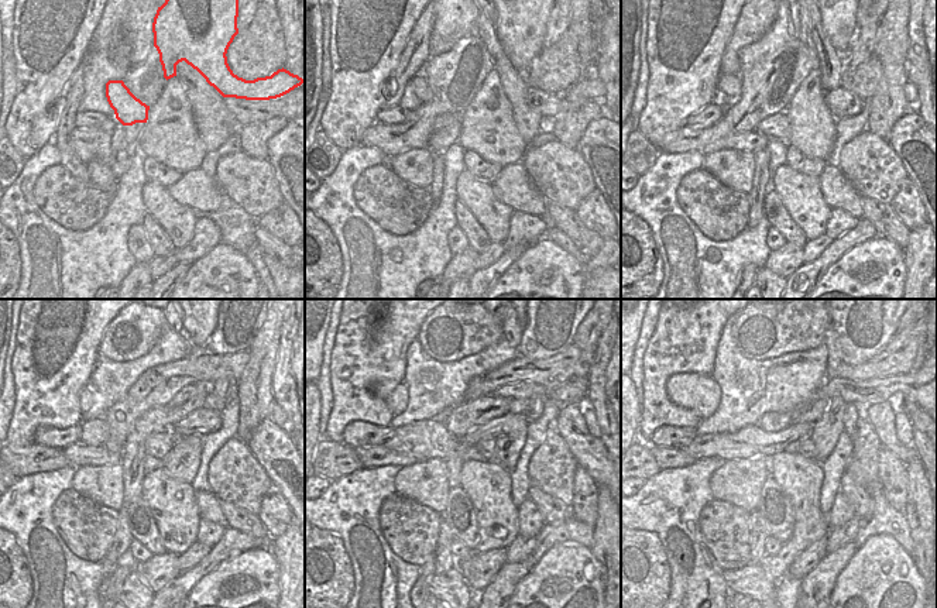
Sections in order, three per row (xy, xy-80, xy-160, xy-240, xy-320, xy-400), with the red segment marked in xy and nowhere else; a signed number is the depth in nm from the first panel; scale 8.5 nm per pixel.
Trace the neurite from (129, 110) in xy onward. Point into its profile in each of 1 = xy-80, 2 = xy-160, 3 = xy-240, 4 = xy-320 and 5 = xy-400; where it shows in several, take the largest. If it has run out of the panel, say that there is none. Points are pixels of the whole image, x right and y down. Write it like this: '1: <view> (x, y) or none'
1: xy-80 (419, 83)
2: xy-160 (730, 85)
3: xy-240 (86, 398)
4: xy-320 (395, 395)
5: xy-400 (699, 392)

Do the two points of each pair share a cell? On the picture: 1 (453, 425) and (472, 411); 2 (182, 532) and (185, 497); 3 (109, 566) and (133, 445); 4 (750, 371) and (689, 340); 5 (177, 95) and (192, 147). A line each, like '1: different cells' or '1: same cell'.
1: same cell
2: same cell
3: same cell
4: different cells
5: same cell

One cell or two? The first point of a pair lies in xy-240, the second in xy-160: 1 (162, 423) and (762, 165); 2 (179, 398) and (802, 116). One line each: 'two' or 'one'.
1: one
2: one

